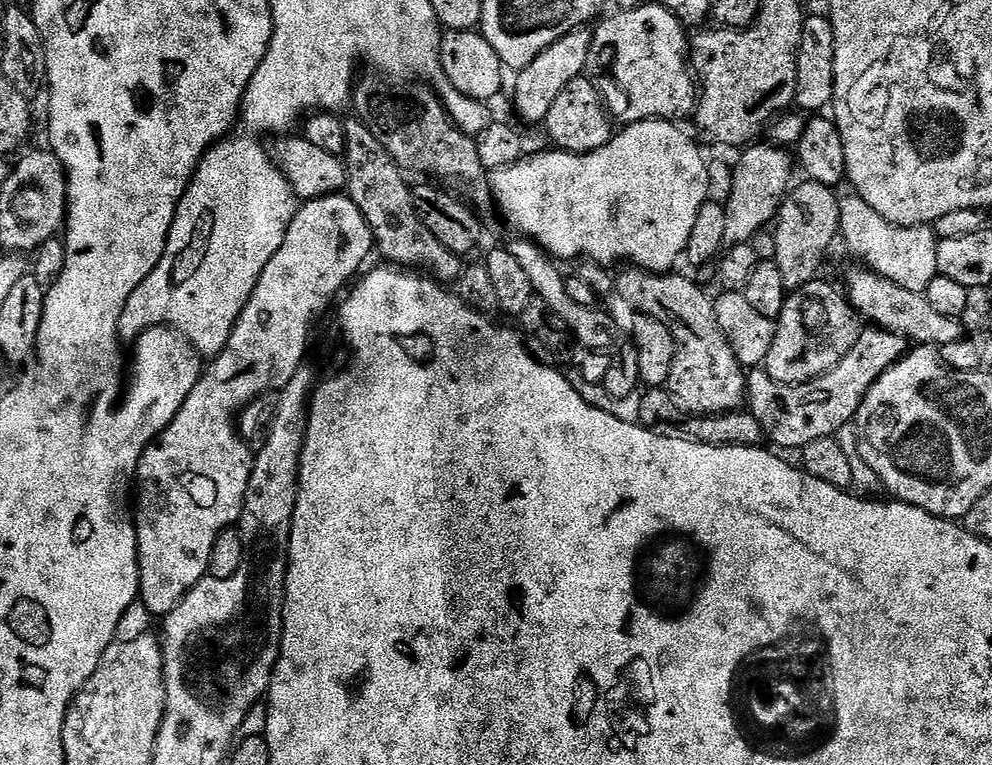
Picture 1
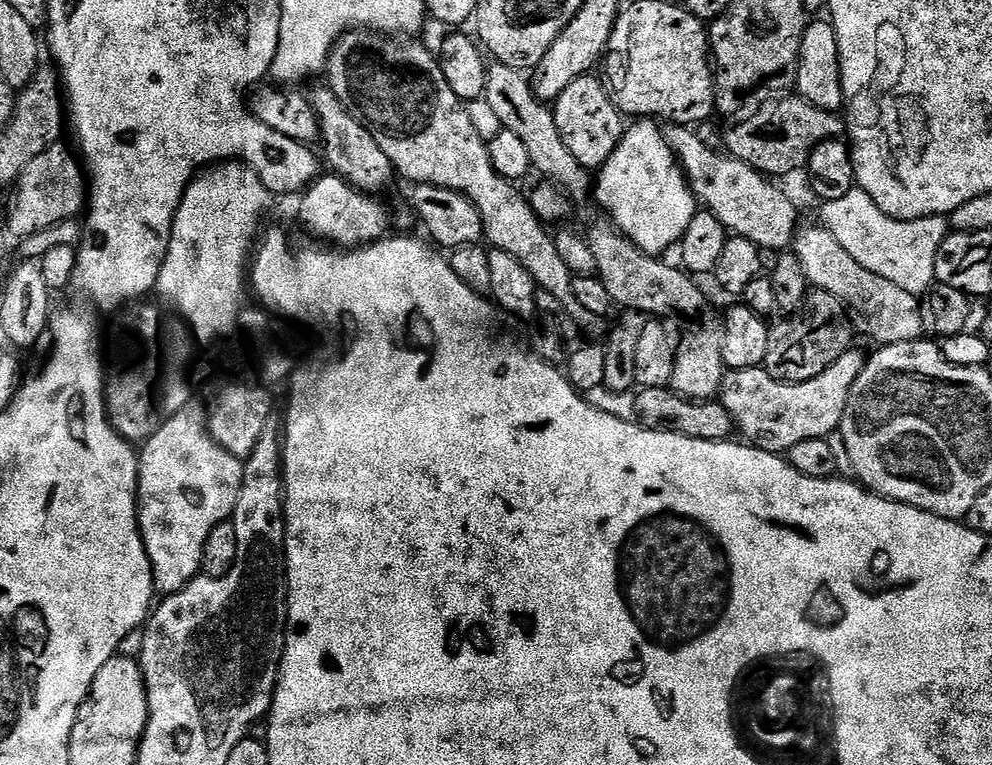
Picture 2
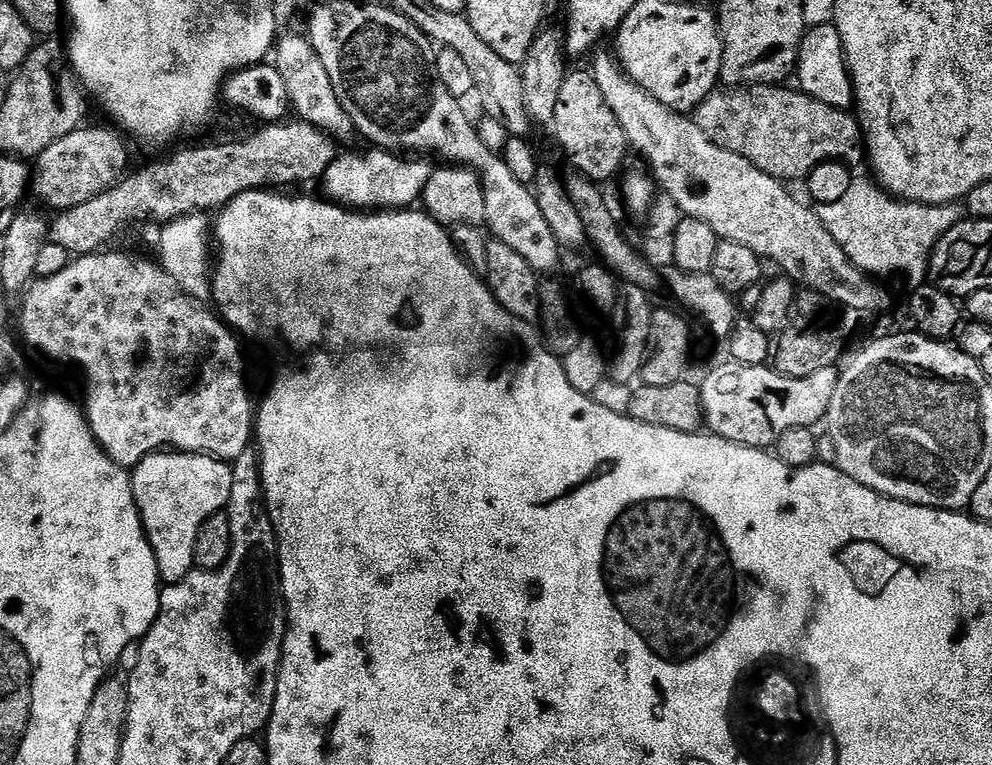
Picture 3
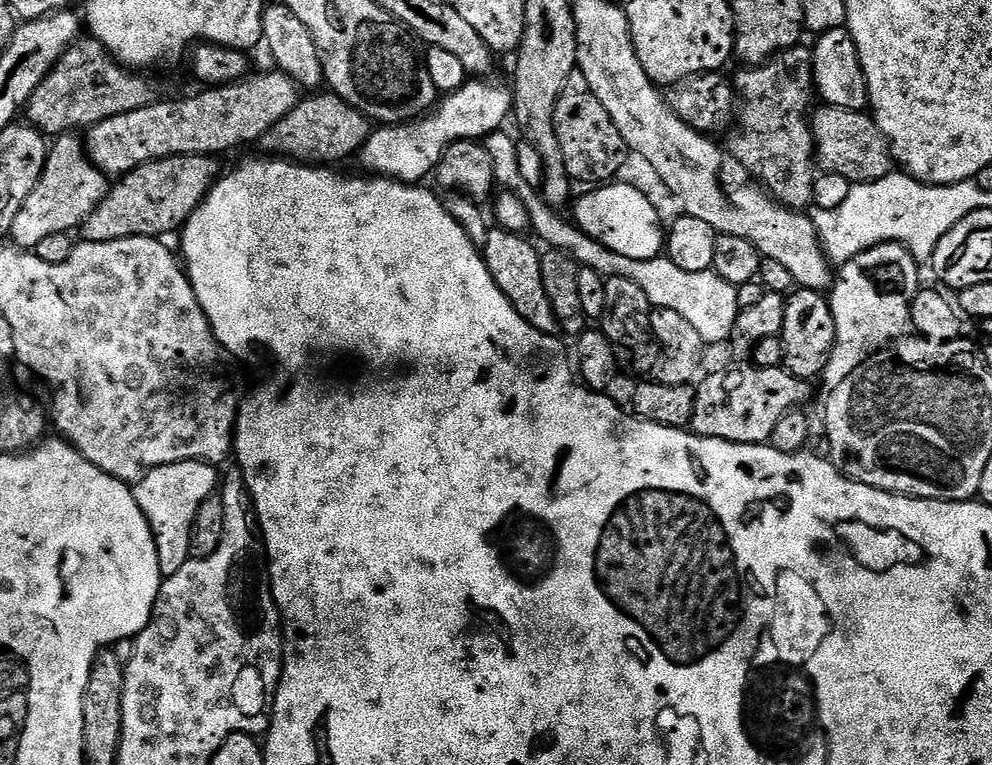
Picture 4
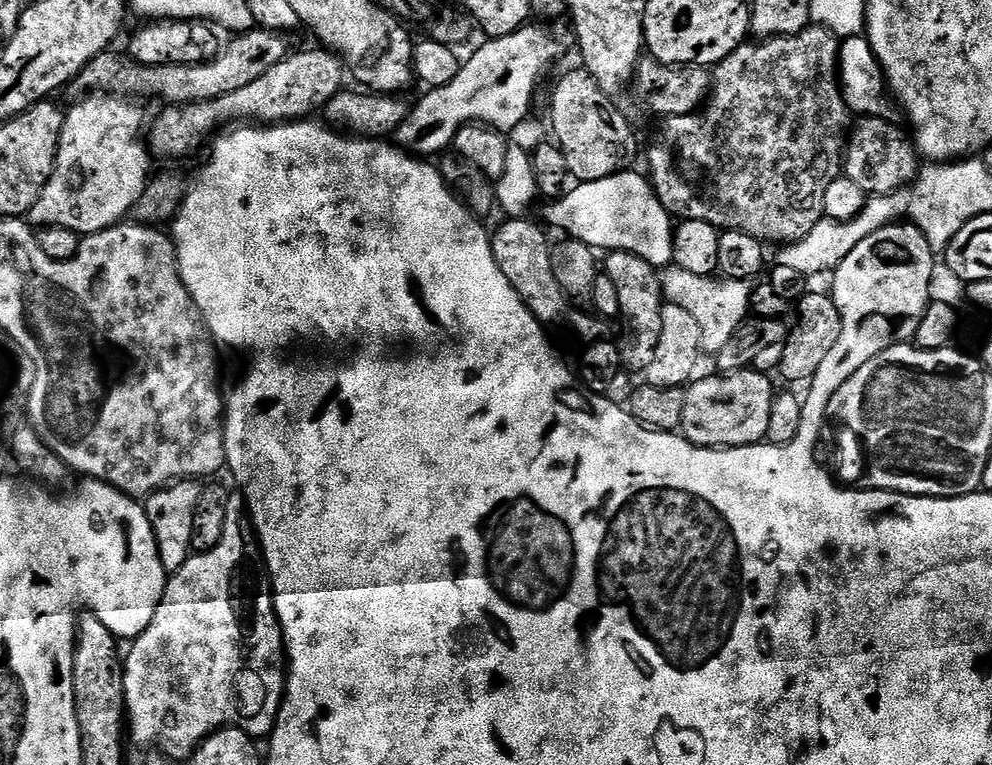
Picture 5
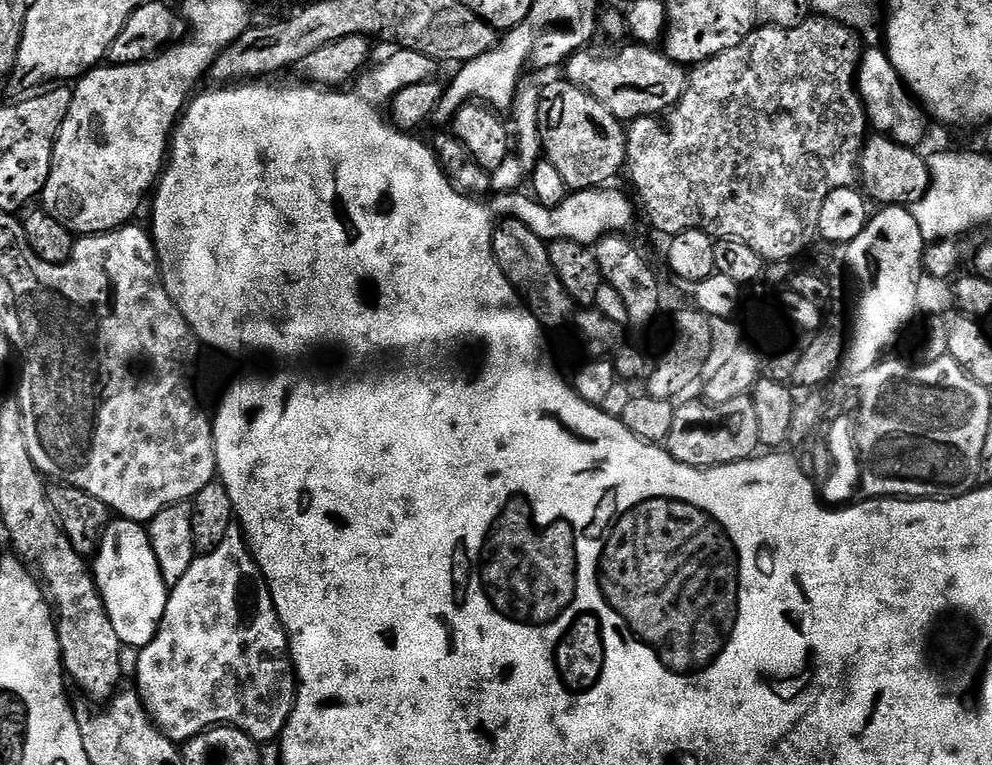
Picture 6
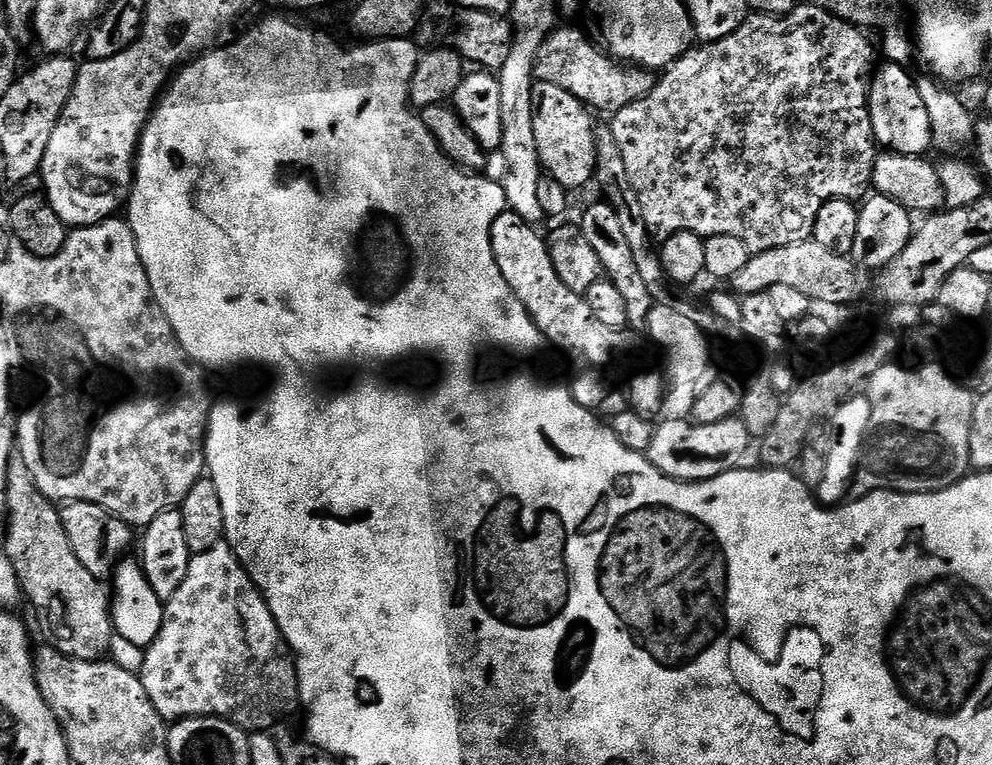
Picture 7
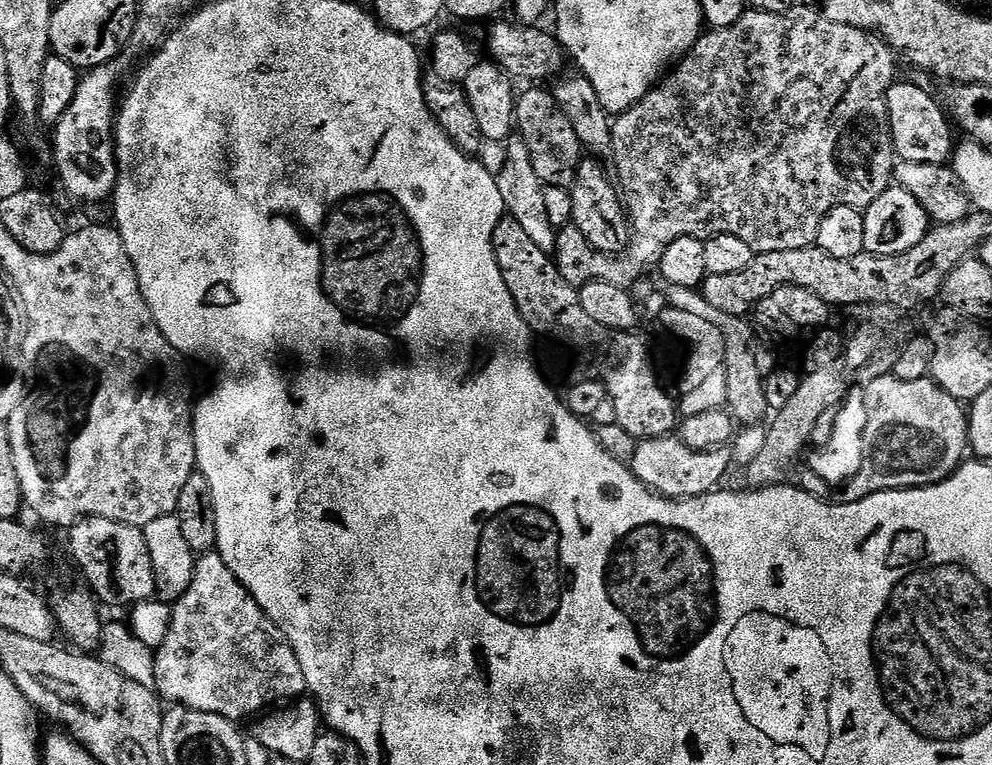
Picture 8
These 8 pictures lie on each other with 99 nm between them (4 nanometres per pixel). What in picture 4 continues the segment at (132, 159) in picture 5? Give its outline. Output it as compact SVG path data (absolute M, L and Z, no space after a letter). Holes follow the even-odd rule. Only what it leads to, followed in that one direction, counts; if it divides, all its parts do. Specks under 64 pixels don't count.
M65 134L51 141L48 161L44 163L38 186L30 190L30 198L22 202L22 210L18 210L18 218L14 218L10 240L15 247L34 250L38 242L43 242L49 234L71 233L79 229L86 218L94 214L98 202L106 198L110 187L109 177L92 165L85 141L76 136L79 135Z

